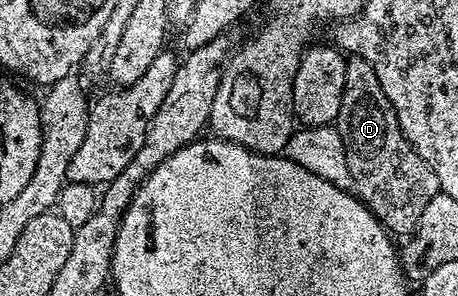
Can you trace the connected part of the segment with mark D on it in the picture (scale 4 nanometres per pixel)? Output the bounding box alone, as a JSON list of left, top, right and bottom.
[334,55,440,238]

